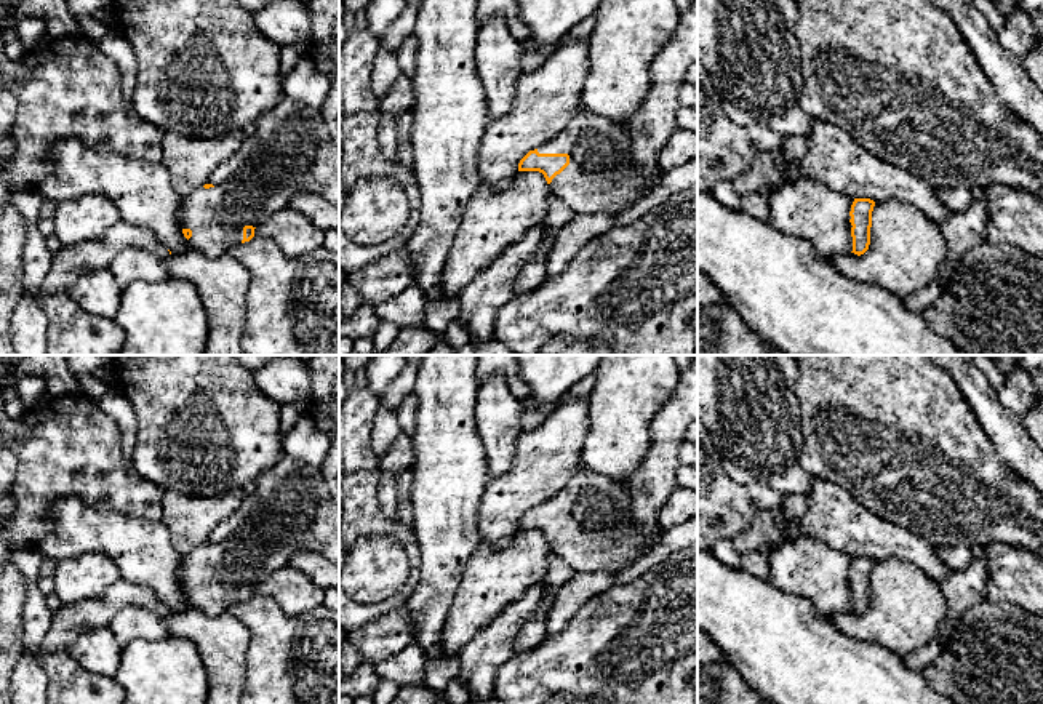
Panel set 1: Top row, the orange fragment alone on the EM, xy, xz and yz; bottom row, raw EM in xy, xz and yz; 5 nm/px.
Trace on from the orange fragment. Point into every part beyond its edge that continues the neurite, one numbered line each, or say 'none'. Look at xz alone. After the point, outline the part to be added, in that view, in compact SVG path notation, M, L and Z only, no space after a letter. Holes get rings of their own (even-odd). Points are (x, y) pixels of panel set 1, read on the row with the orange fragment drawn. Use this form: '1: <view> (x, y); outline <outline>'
1: xz (600, 180); outline M589 112L576 114L539 154L568 154L569 165L550 190L576 214L617 216L661 187L664 170L645 176L630 158L627 131Z

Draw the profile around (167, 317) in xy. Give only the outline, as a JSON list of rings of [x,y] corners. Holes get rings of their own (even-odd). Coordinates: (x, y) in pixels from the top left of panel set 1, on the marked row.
[[[182,278],[131,282],[114,322],[125,331],[120,355],[202,355],[206,347],[203,302]]]

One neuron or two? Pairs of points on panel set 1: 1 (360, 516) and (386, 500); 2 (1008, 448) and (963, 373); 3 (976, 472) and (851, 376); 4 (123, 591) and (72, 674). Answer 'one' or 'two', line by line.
1: two
2: one
3: one
4: two

